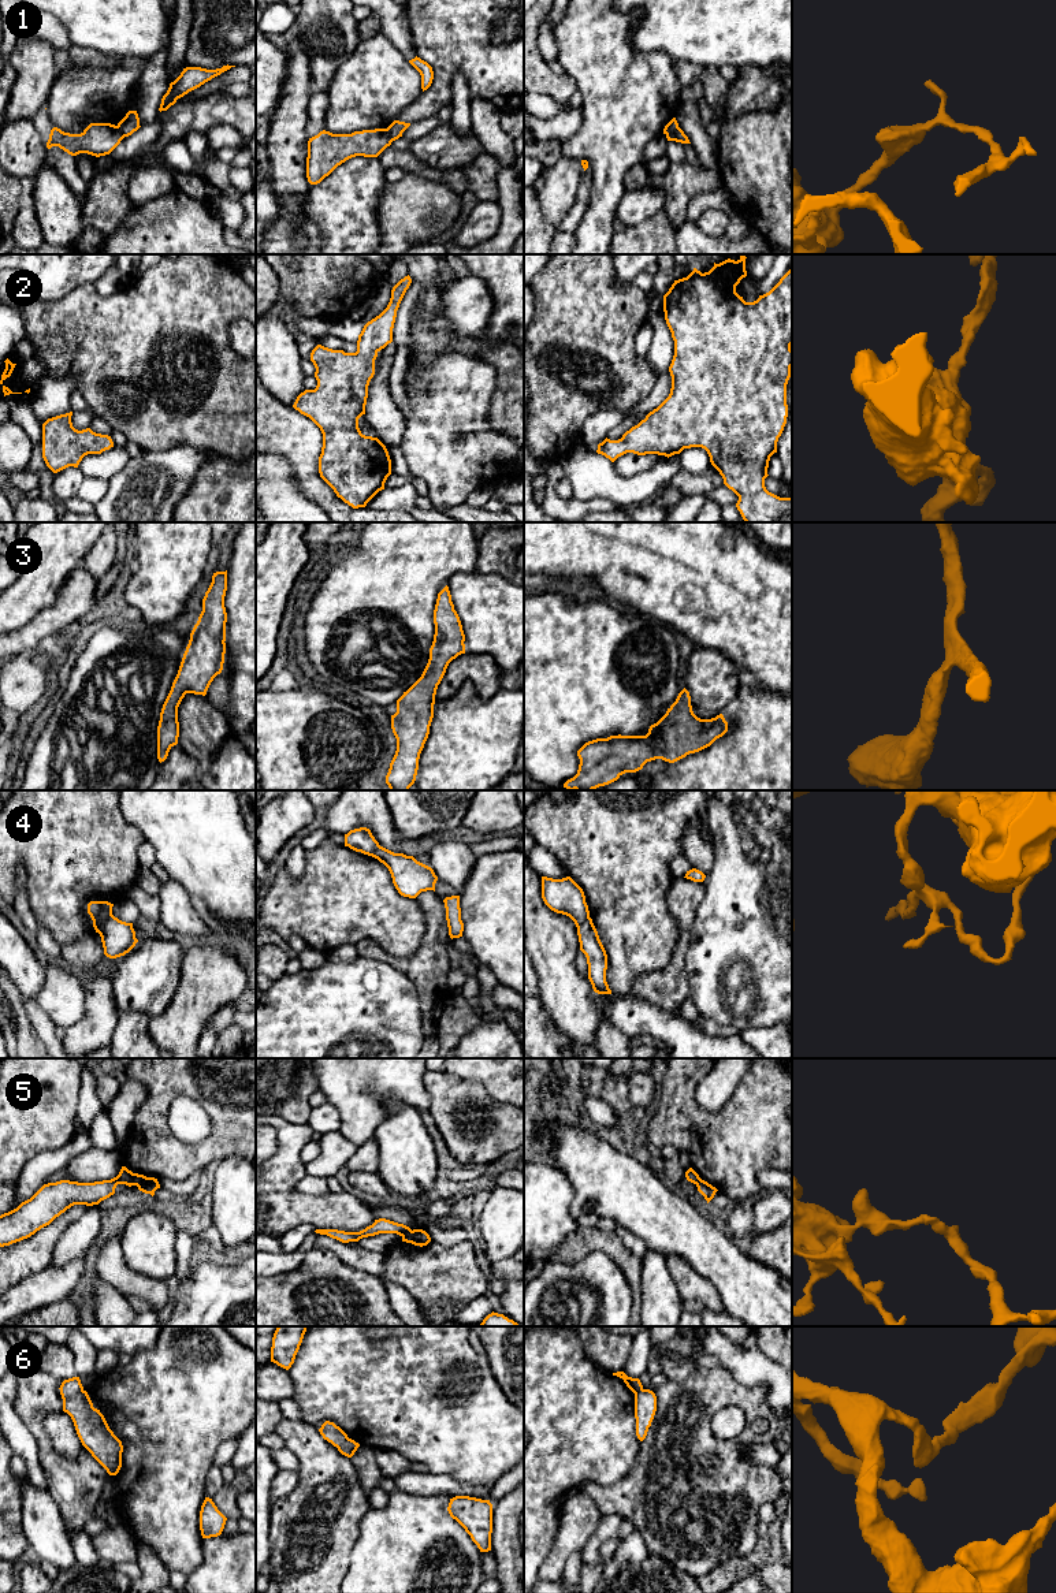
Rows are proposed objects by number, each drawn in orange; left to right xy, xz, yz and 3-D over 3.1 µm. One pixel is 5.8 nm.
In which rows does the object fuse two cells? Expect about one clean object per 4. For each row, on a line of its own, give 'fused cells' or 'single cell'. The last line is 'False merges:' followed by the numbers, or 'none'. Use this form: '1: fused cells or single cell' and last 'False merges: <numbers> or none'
1: fused cells
2: single cell
3: single cell
4: fused cells
5: fused cells
6: fused cells
False merges: 1, 4, 5, 6

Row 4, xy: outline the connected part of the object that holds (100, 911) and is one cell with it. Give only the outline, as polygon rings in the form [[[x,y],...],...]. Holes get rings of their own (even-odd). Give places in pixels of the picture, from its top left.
[[[90,901],[88,904],[88,913],[90,915],[93,920],[93,927],[96,933],[100,934],[103,926],[112,916],[112,907],[114,904],[108,901]]]

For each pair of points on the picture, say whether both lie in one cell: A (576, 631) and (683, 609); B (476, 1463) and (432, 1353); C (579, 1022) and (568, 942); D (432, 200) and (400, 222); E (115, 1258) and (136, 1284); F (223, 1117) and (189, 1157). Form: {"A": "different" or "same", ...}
{"A": "different", "B": "same", "C": "same", "D": "same", "E": "same", "F": "same"}

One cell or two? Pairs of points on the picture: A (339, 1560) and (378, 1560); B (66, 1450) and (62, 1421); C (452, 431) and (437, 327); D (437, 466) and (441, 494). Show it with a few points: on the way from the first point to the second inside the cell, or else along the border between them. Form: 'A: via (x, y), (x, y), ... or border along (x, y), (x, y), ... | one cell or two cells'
A: border along (360, 1530), (350, 1549), (349, 1569), (342, 1578) | two cells
B: via (66, 1443), (62, 1428) | one cell
C: border along (472, 357), (445, 347), (423, 365), (409, 361) | two cells
D: via (438, 473), (438, 487) | one cell

